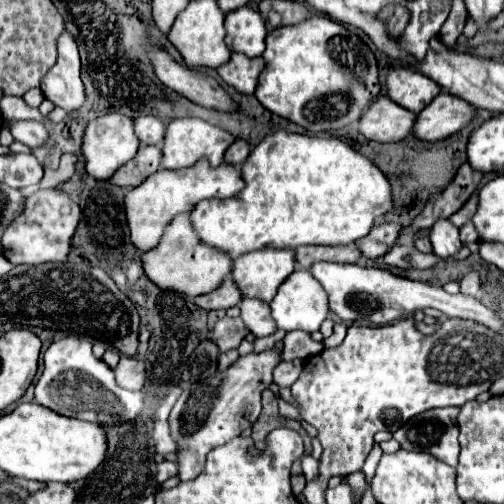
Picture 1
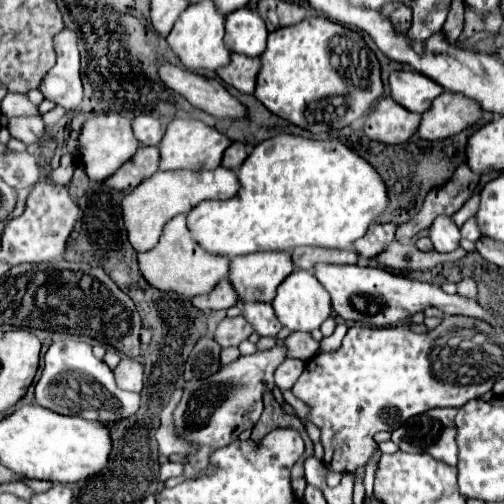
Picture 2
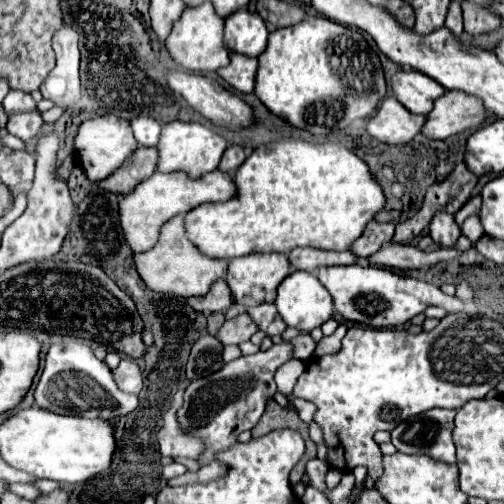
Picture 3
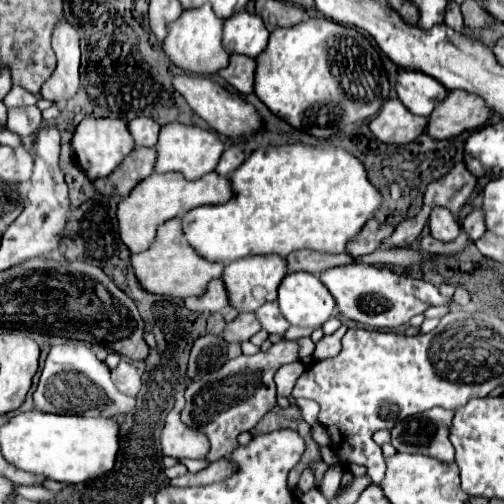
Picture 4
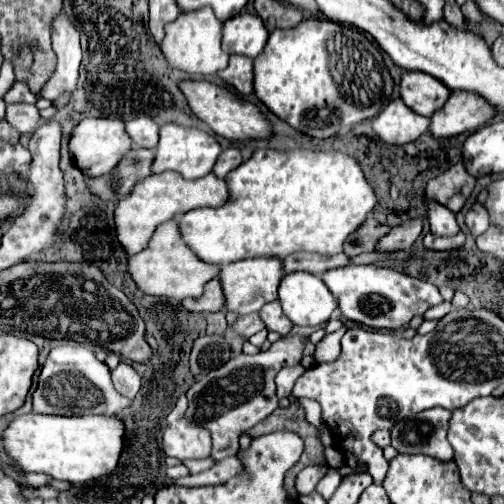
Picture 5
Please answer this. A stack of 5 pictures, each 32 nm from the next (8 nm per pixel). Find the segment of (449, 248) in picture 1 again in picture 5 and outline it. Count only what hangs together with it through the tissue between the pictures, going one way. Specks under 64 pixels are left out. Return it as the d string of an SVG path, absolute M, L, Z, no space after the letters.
M424 200L424 204L428 208L428 222L434 236L454 236L460 230L454 212L448 212L442 204L432 204L432 200Z

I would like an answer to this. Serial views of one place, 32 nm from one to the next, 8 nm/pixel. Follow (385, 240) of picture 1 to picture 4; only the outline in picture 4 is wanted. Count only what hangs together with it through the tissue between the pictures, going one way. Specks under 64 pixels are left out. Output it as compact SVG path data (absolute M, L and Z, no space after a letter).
M374 218L368 220L368 224L364 224L364 228L346 244L346 252L356 258L362 254L372 254L384 238L388 238L392 234L394 226L390 224L380 224Z

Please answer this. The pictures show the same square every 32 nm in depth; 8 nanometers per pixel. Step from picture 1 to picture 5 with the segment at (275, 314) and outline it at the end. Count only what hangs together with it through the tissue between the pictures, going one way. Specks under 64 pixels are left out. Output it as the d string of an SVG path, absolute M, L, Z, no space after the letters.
M308 272L286 274L280 282L278 298L284 314L298 326L320 326L338 308L322 278Z

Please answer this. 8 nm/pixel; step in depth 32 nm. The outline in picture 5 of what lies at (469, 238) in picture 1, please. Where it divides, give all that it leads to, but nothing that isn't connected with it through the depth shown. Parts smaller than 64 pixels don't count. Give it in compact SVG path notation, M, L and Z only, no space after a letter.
M474 202L472 204L472 208L466 214L466 224L468 224L468 228L470 228L470 232L472 232L474 238L480 236L480 234L484 234L488 230L490 220L488 220L488 212L486 212L486 208L484 208L482 202Z

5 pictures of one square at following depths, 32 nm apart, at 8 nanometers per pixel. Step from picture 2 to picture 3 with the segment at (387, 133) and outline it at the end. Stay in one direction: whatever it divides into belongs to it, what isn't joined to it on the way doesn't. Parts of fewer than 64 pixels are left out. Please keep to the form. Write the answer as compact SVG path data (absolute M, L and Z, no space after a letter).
M386 98L374 116L368 120L368 132L386 144L406 144L424 126L424 116L408 112L396 98Z

